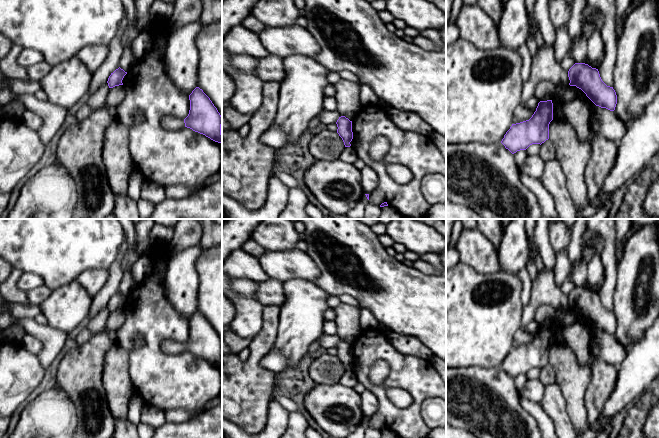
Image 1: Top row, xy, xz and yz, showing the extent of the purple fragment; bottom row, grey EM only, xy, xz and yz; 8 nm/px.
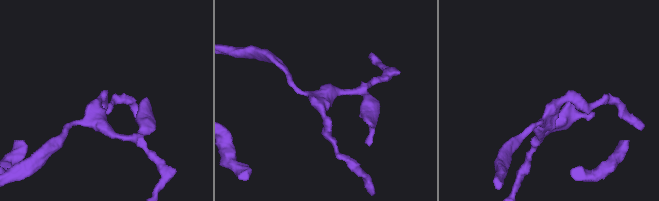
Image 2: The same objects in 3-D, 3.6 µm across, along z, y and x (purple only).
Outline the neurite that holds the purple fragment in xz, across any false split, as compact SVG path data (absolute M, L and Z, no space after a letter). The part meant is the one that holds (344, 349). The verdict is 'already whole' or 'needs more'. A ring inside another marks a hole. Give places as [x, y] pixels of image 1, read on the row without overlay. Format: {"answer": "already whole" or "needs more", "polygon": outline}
{"answer": "already whole", "polygon": "M345 340L339 341L336 346L337 348L337 357L342 362L345 371L350 371L350 366L353 363L353 356L352 356L352 345L350 345Z"}

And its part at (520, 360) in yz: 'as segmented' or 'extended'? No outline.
as segmented

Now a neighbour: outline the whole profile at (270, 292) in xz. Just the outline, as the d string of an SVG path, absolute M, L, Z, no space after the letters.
M268 278L263 282L258 282L255 290L256 299L265 306L280 306L285 301L283 292L283 282Z

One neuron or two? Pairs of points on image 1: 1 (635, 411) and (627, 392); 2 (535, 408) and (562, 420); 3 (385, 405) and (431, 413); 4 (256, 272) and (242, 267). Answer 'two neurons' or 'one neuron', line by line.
1: two neurons
2: two neurons
3: two neurons
4: one neuron

